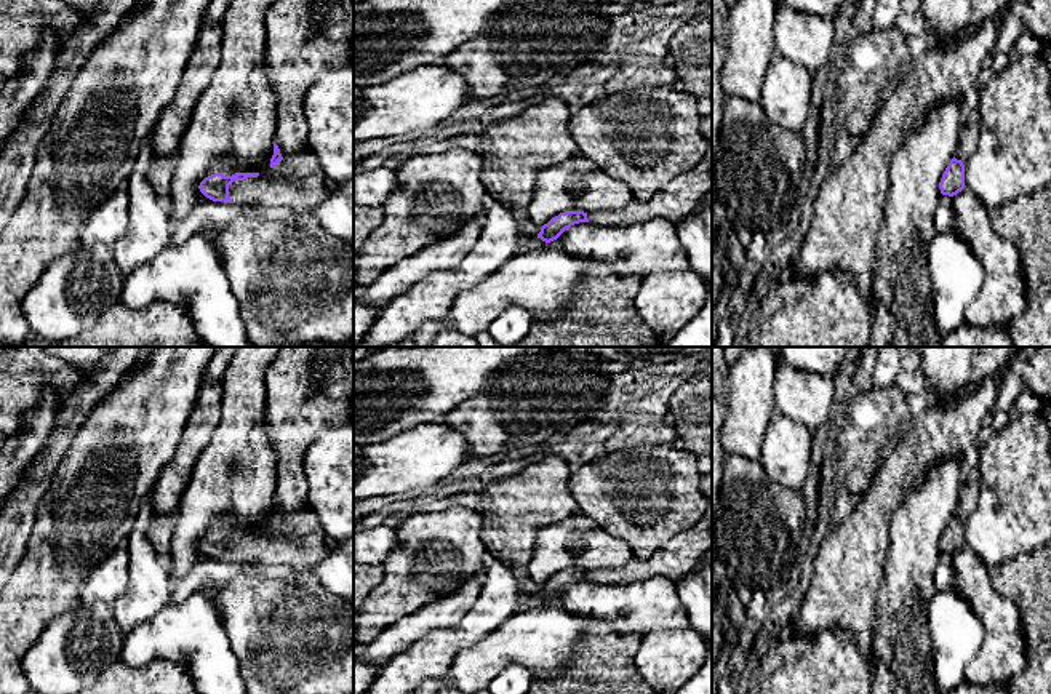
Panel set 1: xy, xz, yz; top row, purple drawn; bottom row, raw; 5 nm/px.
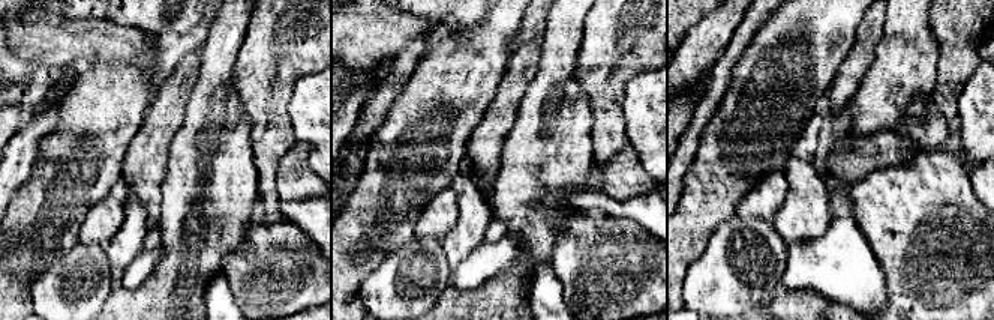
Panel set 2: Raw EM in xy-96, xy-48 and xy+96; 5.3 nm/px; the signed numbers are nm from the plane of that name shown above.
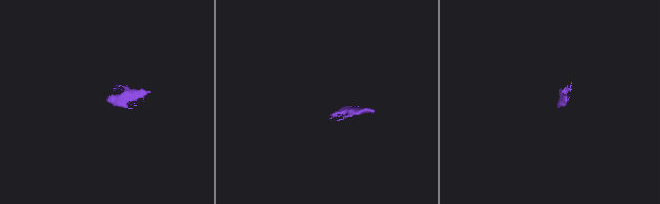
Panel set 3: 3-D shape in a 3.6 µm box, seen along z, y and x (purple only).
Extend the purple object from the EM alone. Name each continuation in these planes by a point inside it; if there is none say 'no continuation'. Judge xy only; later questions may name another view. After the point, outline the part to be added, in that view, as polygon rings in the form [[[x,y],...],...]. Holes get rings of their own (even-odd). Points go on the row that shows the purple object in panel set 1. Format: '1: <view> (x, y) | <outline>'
1: xy (301, 184) | [[[306,149],[293,162],[278,162],[275,168],[234,181],[229,197],[237,205],[286,206],[310,214],[331,192],[331,182],[317,157]]]

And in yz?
1: yz (968, 135) | [[[969,122],[960,133],[960,142],[955,150],[955,158],[961,160],[963,163],[973,155],[976,149],[976,138],[979,134],[979,123]]]

